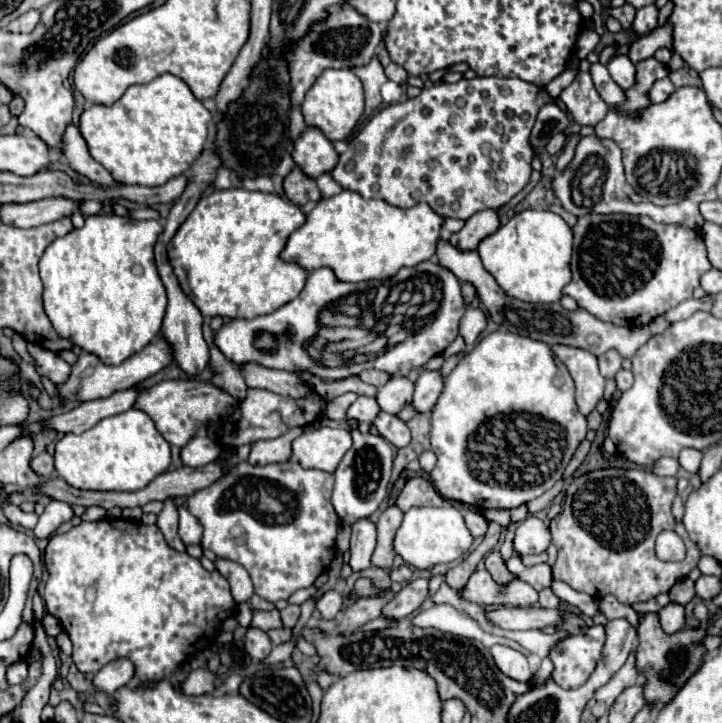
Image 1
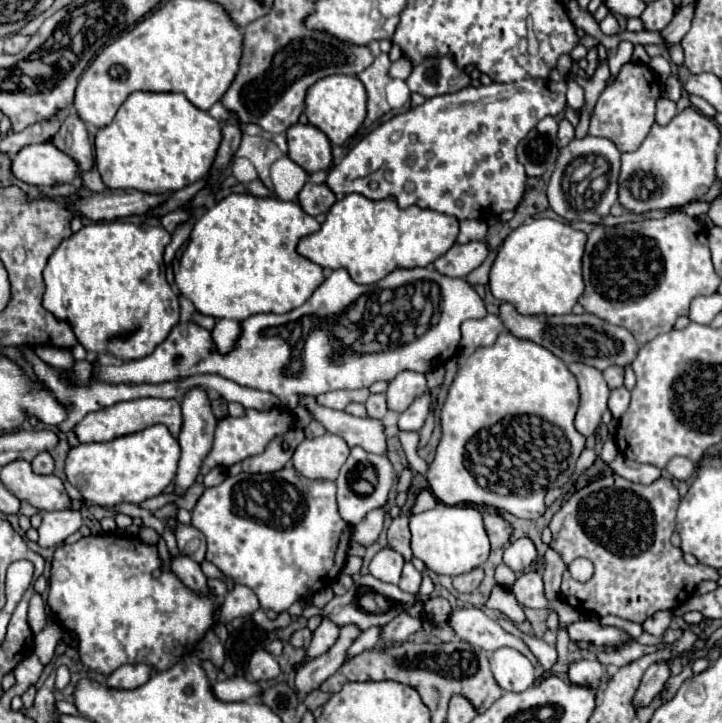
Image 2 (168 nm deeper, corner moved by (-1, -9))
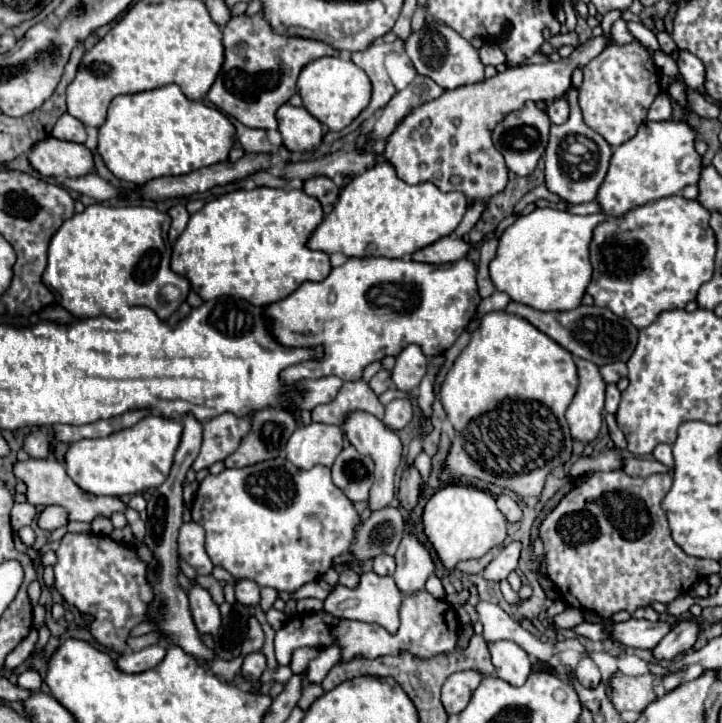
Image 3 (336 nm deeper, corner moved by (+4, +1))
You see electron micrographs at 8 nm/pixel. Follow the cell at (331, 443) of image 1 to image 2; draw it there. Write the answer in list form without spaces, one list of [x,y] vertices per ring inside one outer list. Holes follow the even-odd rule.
[[[325,433],[323,437],[305,439],[293,453],[293,465],[307,479],[335,481],[347,457],[349,445],[339,435]]]

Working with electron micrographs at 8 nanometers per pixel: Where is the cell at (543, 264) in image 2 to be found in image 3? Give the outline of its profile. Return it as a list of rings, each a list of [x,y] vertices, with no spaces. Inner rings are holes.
[[[536,209],[526,217],[518,217],[500,237],[498,253],[490,263],[492,283],[498,291],[508,293],[512,301],[540,311],[576,309],[592,279],[592,229],[604,219],[604,213],[572,215],[558,209]]]

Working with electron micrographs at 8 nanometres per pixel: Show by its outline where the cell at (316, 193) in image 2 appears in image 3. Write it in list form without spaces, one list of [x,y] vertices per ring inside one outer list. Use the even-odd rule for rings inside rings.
[[[312,177],[312,179],[304,181],[304,191],[310,197],[316,197],[324,207],[334,205],[340,195],[340,189],[334,185],[334,181],[330,177]]]

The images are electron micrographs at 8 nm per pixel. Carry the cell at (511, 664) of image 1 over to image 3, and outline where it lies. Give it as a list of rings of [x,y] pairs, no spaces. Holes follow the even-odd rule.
[[[496,641],[490,643],[490,653],[496,675],[510,685],[522,685],[530,675],[530,659],[520,645],[512,645],[512,641]]]

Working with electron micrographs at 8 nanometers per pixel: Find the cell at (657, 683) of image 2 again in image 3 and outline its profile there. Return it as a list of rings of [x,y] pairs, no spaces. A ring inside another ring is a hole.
[[[680,621],[672,627],[672,633],[668,633],[668,637],[664,637],[664,641],[660,641],[660,645],[656,645],[652,651],[656,659],[674,659],[692,649],[698,635],[700,625],[696,621]]]

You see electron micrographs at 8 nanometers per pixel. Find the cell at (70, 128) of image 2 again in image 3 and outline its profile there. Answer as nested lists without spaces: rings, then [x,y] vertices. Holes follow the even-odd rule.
[[[64,113],[60,117],[60,121],[56,121],[54,129],[52,129],[52,135],[56,139],[64,139],[64,141],[74,141],[74,143],[84,143],[86,141],[86,129],[84,125],[74,119],[72,115]]]

